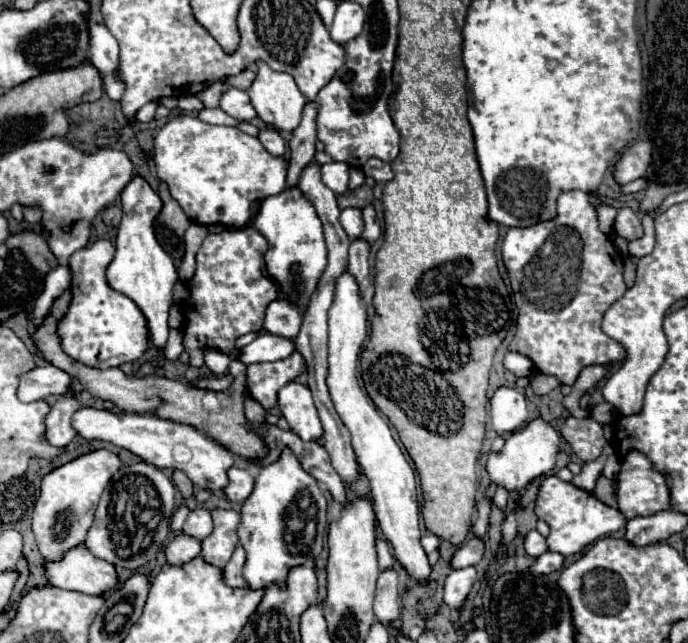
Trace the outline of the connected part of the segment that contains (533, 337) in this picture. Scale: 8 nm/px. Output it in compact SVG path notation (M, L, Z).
M565 191L557 197L557 215L529 227L511 227L501 247L503 263L509 273L513 299L519 309L517 331L509 343L509 351L529 357L535 371L553 375L563 385L573 385L577 373L587 365L619 365L625 349L601 331L605 311L627 291L623 281L623 259L613 241L599 229L595 205L585 191Z

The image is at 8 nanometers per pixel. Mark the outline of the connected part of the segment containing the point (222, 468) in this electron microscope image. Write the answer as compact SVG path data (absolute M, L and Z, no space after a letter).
M83 407L73 415L73 427L75 431L85 439L101 439L109 441L117 447L129 449L131 453L139 455L145 463L151 463L155 467L169 467L169 469L181 469L187 473L187 477L209 491L225 489L229 483L227 471L235 465L235 457L225 451L215 441L209 441L201 431L195 431L189 425L177 425L173 421L161 421L153 415L137 415L137 413L115 413L105 409L91 409Z

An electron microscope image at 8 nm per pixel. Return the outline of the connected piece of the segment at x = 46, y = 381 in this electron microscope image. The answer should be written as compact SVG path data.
M45 365L45 367L35 367L21 375L19 387L17 387L17 397L23 403L39 401L49 395L63 395L71 389L73 377L69 377L65 371L61 371L55 365Z

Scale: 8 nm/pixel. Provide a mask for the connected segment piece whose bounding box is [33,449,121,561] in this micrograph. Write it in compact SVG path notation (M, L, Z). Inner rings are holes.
M97 449L93 453L81 455L75 461L51 471L41 481L41 495L33 511L33 533L37 539L39 553L45 561L59 561L63 555L85 541L85 533L93 523L93 513L97 509L103 489L109 485L113 473L121 467L115 453L107 449Z

